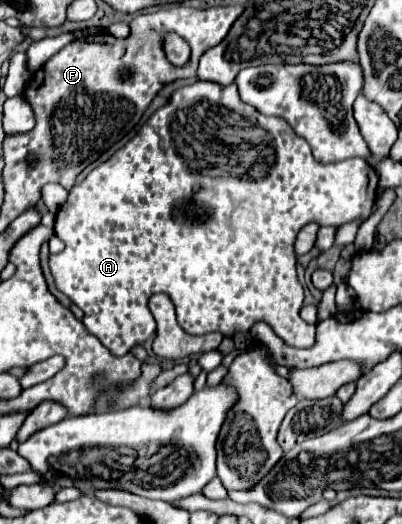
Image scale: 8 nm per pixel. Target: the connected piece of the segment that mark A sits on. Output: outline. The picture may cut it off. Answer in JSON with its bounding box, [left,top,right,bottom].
[49,80,379,356]

